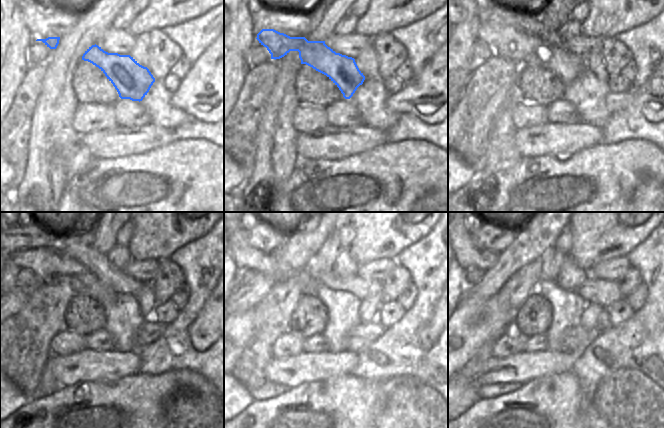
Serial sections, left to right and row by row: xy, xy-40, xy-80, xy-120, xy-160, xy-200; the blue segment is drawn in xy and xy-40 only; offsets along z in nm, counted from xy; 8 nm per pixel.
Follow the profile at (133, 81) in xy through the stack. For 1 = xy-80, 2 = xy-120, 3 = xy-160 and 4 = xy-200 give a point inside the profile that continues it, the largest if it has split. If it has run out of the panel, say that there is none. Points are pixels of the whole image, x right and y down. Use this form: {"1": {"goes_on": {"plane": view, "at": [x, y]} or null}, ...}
{"1": {"goes_on": {"plane": "xy-80", "at": [507, 42]}}, "2": {"goes_on": {"plane": "xy-120", "at": [52, 265]}}, "3": {"goes_on": {"plane": "xy-160", "at": [245, 257]}}, "4": {"goes_on": {"plane": "xy-200", "at": [468, 254]}}}

